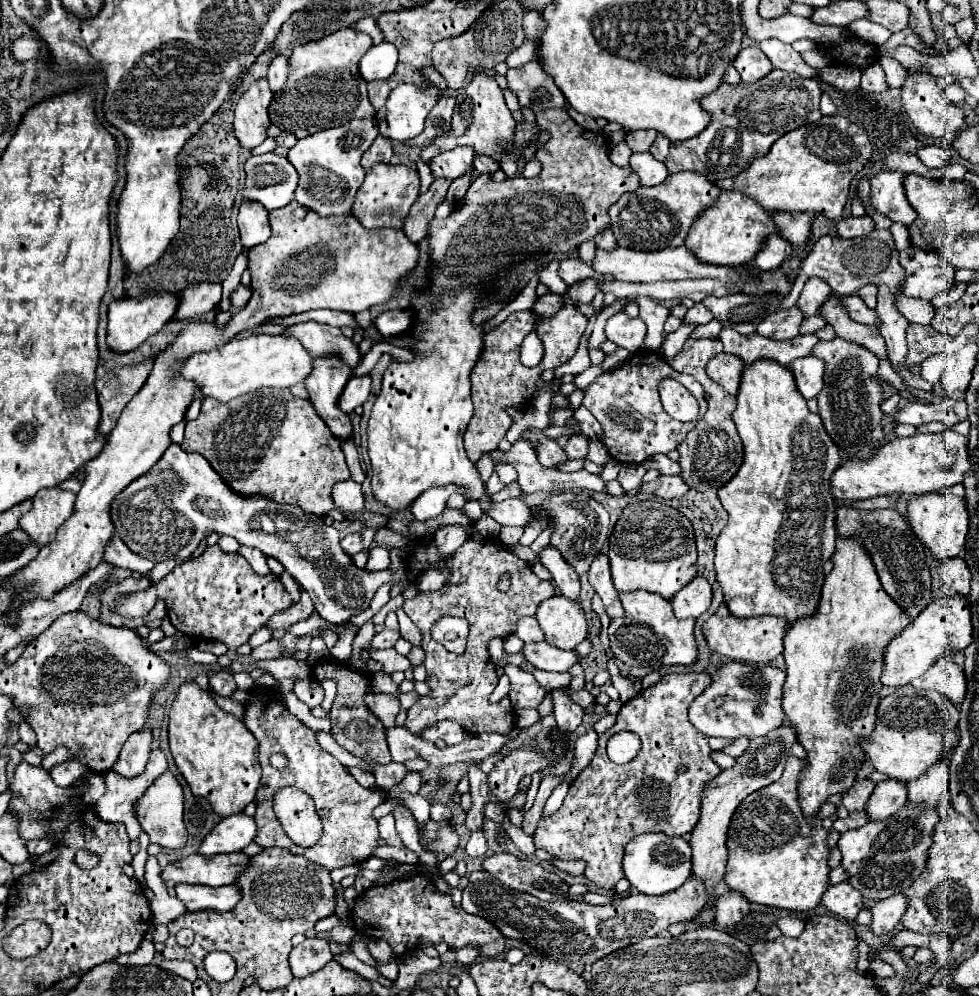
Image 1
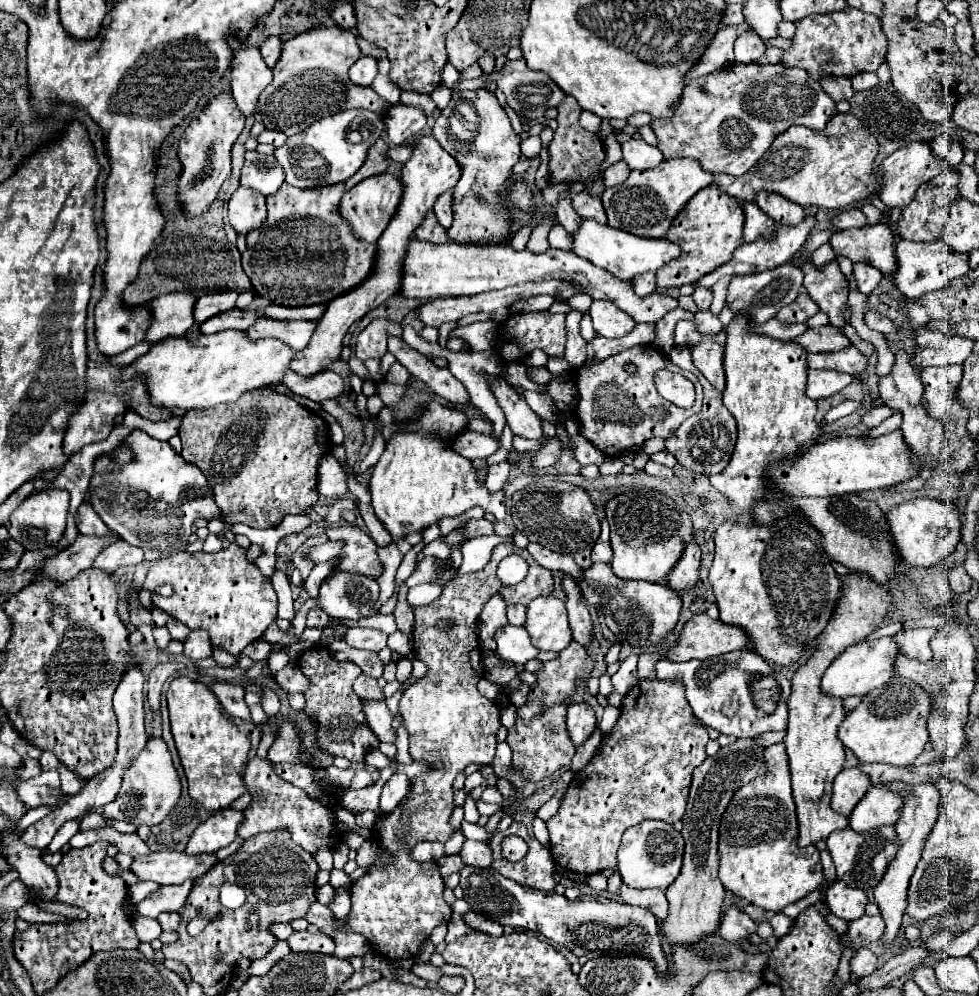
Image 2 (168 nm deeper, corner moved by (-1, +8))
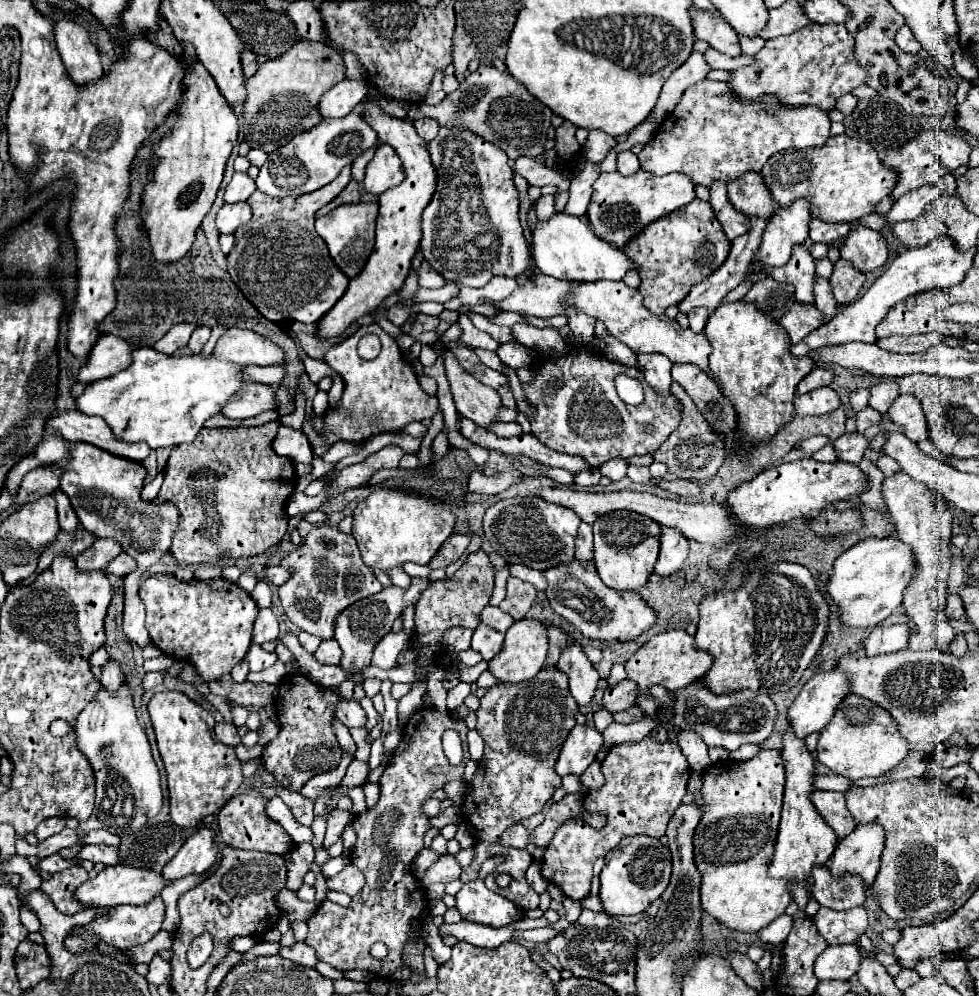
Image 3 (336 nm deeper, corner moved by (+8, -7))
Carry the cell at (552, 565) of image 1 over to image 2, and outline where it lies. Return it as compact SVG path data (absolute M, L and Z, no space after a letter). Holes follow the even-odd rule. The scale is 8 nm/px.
M562 573L562 589L566 593L566 609L568 609L568 621L574 633L574 641L580 645L586 645L592 635L592 619L586 603L582 601L582 591L578 589L578 583L570 573Z

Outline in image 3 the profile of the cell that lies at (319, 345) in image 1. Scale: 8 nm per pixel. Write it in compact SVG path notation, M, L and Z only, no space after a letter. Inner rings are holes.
M239 328L225 330L225 334L217 340L213 348L213 356L217 356L217 360L227 360L241 366L269 366L285 362L283 350L279 346L261 338L255 332Z

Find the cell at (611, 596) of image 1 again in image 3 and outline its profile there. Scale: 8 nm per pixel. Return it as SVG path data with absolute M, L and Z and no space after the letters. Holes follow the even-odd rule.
M579 524L577 530L577 540L575 540L575 556L577 560L591 560L593 558L593 534L591 534L591 524Z

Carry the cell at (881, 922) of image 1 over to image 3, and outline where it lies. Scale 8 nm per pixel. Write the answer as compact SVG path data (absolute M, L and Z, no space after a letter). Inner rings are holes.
M857 944L827 946L815 960L813 972L819 980L849 980L853 974L857 974L859 964L861 956Z

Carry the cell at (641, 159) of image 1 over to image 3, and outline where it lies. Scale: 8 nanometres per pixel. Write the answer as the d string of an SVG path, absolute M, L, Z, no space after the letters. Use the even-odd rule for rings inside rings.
M623 150L617 154L617 172L623 176L631 176L639 170L639 160L631 150Z

